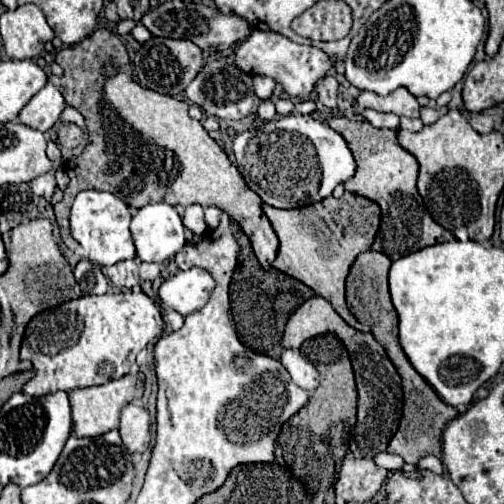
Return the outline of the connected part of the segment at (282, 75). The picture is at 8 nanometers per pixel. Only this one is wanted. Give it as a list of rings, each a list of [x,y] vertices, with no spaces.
[[[254,30],[236,50],[236,60],[234,64],[244,70],[246,74],[260,74],[260,76],[270,76],[274,82],[278,82],[284,92],[292,98],[308,98],[308,94],[314,90],[314,84],[332,70],[332,60],[328,54],[324,54],[320,48],[314,46],[304,46],[296,44],[282,34],[276,32],[262,32]]]

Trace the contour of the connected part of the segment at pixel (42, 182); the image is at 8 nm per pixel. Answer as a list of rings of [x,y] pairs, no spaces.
[[[46,172],[46,174],[40,174],[38,178],[32,180],[32,192],[42,196],[42,198],[50,198],[56,190],[56,178],[52,172]]]

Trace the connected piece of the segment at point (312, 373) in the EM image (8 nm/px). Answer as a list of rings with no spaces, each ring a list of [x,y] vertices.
[[[284,350],[280,362],[288,370],[292,382],[298,384],[300,388],[312,392],[320,384],[318,370],[298,350]]]

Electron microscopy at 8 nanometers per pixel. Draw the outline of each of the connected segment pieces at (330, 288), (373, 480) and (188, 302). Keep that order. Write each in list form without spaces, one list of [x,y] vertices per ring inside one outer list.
[[[344,192],[342,198],[328,196],[328,198],[320,200],[320,206],[308,204],[302,208],[280,210],[280,208],[262,204],[262,210],[268,216],[268,220],[280,240],[278,256],[272,262],[272,266],[276,270],[282,270],[284,274],[304,282],[318,296],[332,302],[334,310],[344,318],[346,324],[350,324],[356,330],[370,332],[368,326],[360,324],[350,314],[346,300],[344,300],[344,280],[346,280],[346,274],[348,274],[354,258],[360,252],[370,250],[370,246],[374,242],[374,236],[376,236],[378,224],[380,224],[380,206],[372,200],[366,200],[364,196],[360,200],[356,200],[354,194]]]
[[[344,458],[334,486],[336,496],[346,502],[368,502],[376,496],[386,478],[388,470],[376,466],[370,458]]]
[[[202,268],[180,270],[176,276],[162,282],[158,294],[162,302],[182,316],[200,310],[214,290],[212,276]]]

